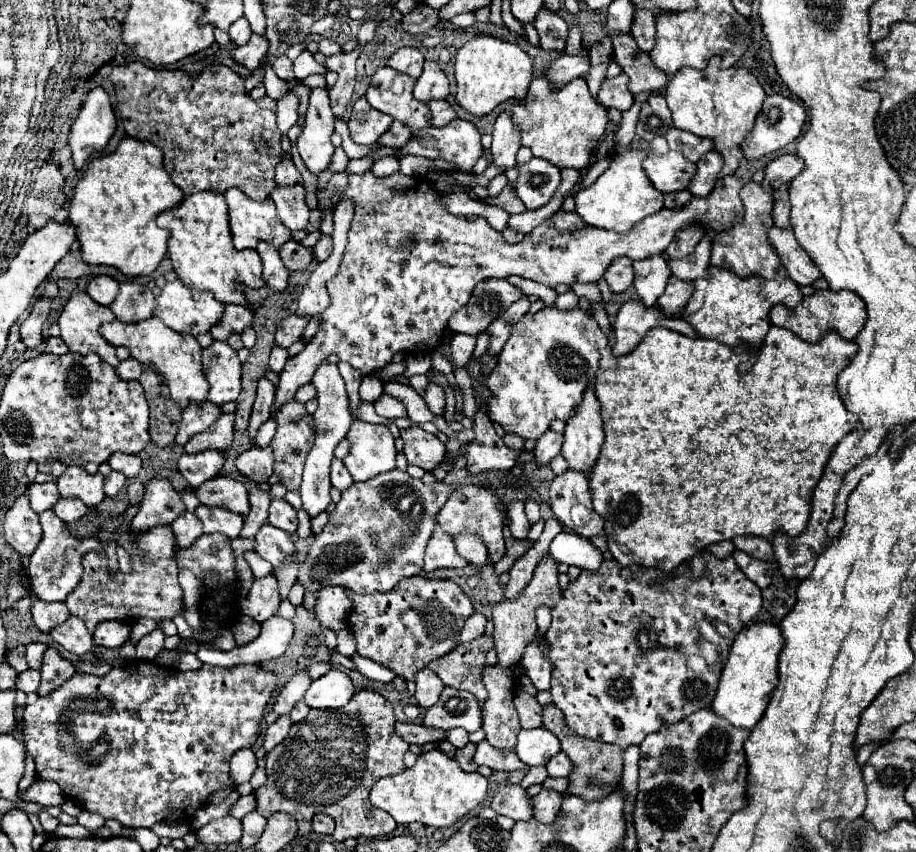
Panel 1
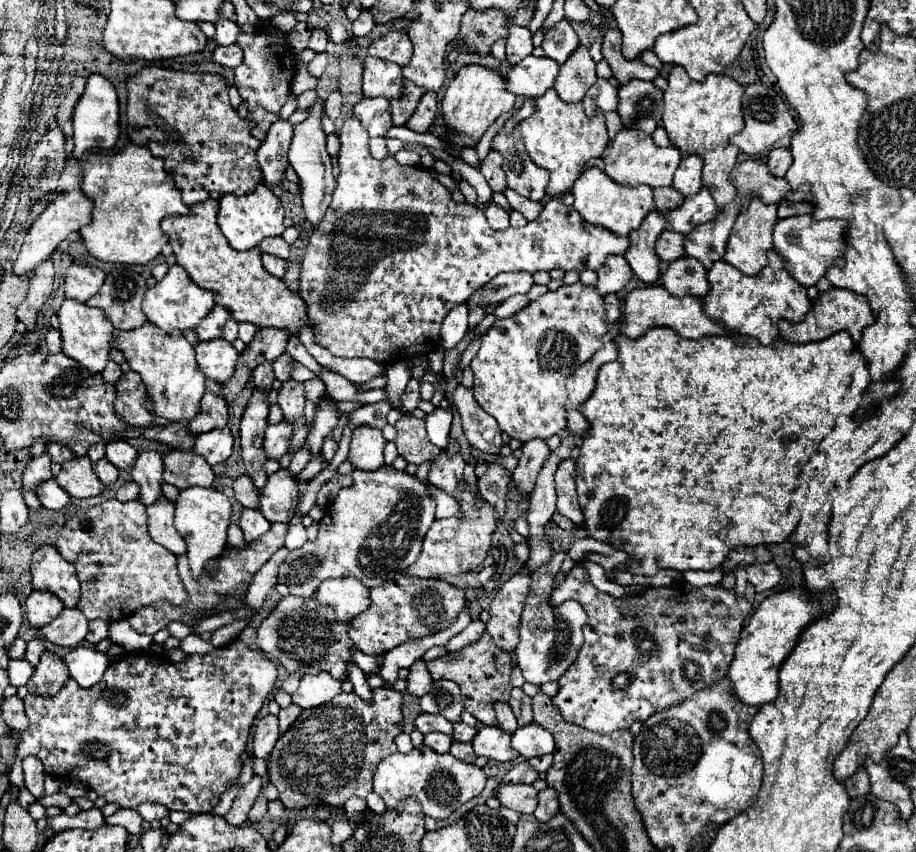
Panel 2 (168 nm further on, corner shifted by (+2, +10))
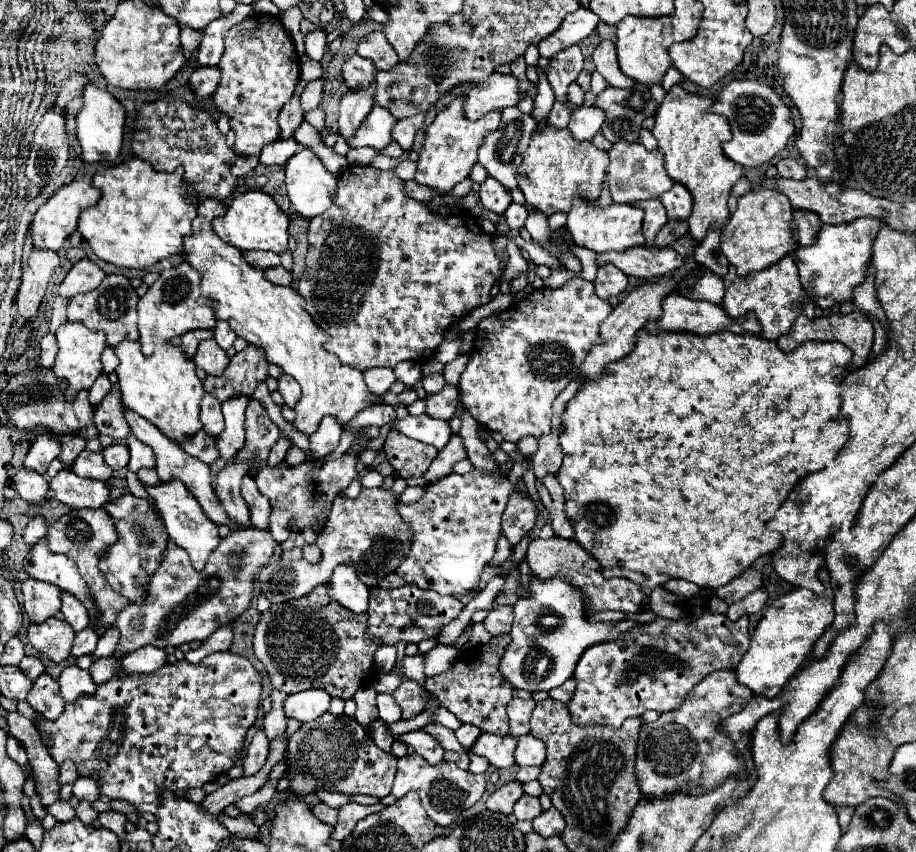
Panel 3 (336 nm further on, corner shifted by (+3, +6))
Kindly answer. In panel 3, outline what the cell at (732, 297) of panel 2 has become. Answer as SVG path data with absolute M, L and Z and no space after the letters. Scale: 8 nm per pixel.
M785 256L781 258L777 264L759 270L759 272L751 272L747 276L737 276L735 268L729 266L729 274L723 278L725 280L725 298L723 298L723 308L727 310L727 314L731 318L739 318L745 312L755 312L757 320L763 326L763 338L769 340L777 340L779 336L783 336L785 332L789 332L789 328L793 326L793 320L797 318L797 304L803 306L803 310L807 312L809 318L815 316L815 306L811 308L811 300L807 298L805 288L799 282L799 272L797 272L797 264L795 258Z

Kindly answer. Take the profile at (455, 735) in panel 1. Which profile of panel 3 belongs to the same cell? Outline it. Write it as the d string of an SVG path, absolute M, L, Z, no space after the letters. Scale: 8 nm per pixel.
M461 724L461 726L455 730L455 734L457 734L457 740L459 740L465 748L469 748L469 746L479 738L481 730L475 728L475 726L469 726L469 724Z

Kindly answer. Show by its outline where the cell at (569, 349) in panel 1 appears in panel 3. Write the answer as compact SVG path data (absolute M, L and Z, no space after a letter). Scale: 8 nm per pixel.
M579 276L571 278L569 282L565 282L561 288L539 288L539 290L533 290L531 294L527 294L525 298L517 300L511 308L507 308L505 312L501 314L493 314L493 316L487 316L483 318L477 328L475 328L475 342L473 342L473 350L471 350L471 356L469 356L469 362L465 366L465 372L461 374L461 380L459 380L459 394L461 394L461 402L463 402L463 408L469 410L469 414L489 432L499 432L503 434L503 438L507 442L519 442L523 436L535 436L535 438L541 438L545 434L551 432L551 404L555 400L555 396L577 376L579 368L581 368L581 362L583 358L589 354L589 350L595 346L595 344L601 344L601 336L599 336L599 326L603 324L605 316L609 316L611 312L611 304L609 300L601 300L597 294L595 294L595 288L593 288L593 282L587 282Z

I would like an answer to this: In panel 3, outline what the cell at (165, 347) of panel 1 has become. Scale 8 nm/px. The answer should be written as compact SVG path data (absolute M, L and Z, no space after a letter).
M123 340L115 348L115 354L119 358L117 376L125 408L155 424L173 442L181 442L185 436L195 436L203 428L199 410L205 390L195 374L195 362L187 360L181 348L167 342L157 346L157 350L149 358L145 358L141 354L139 342Z

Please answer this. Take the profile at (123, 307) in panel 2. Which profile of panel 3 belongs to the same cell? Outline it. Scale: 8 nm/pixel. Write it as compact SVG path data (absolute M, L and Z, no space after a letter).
M107 276L99 288L87 294L77 294L69 300L67 306L67 322L81 322L89 330L101 330L107 336L107 346L115 348L123 340L139 340L139 330L137 330L137 300L139 296L135 294L133 286L125 276Z

